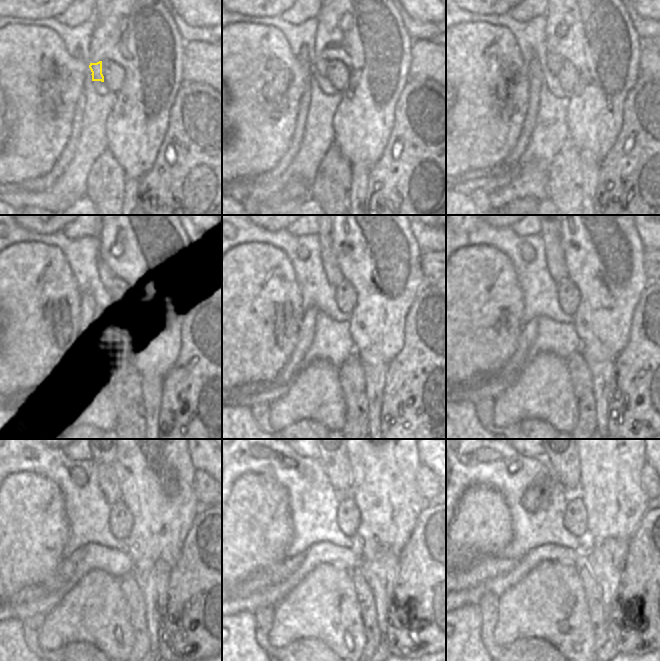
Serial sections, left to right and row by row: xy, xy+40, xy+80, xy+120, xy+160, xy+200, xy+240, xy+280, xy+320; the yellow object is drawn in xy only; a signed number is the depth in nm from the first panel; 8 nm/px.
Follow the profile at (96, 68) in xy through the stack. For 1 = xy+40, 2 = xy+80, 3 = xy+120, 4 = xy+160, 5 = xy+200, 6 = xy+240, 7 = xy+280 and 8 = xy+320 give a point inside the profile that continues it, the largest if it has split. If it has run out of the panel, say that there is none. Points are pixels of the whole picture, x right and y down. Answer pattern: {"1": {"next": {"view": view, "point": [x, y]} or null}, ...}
{"1": {"next": {"view": "xy+40", "point": [320, 65]}}, "2": {"next": {"view": "xy+80", "point": [554, 61]}}, "3": {"next": {"view": "xy+120", "point": [107, 278]}}, "4": {"next": {"view": "xy+160", "point": [330, 266]}}, "5": {"next": {"view": "xy+200", "point": [551, 235]}}, "6": {"next": {"view": "xy+240", "point": [105, 459]}}, "7": {"next": {"view": "xy+280", "point": [334, 459]}}, "8": {"next": {"view": "xy+320", "point": [564, 460]}}}

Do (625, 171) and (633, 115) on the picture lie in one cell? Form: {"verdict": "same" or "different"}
{"verdict": "same"}

